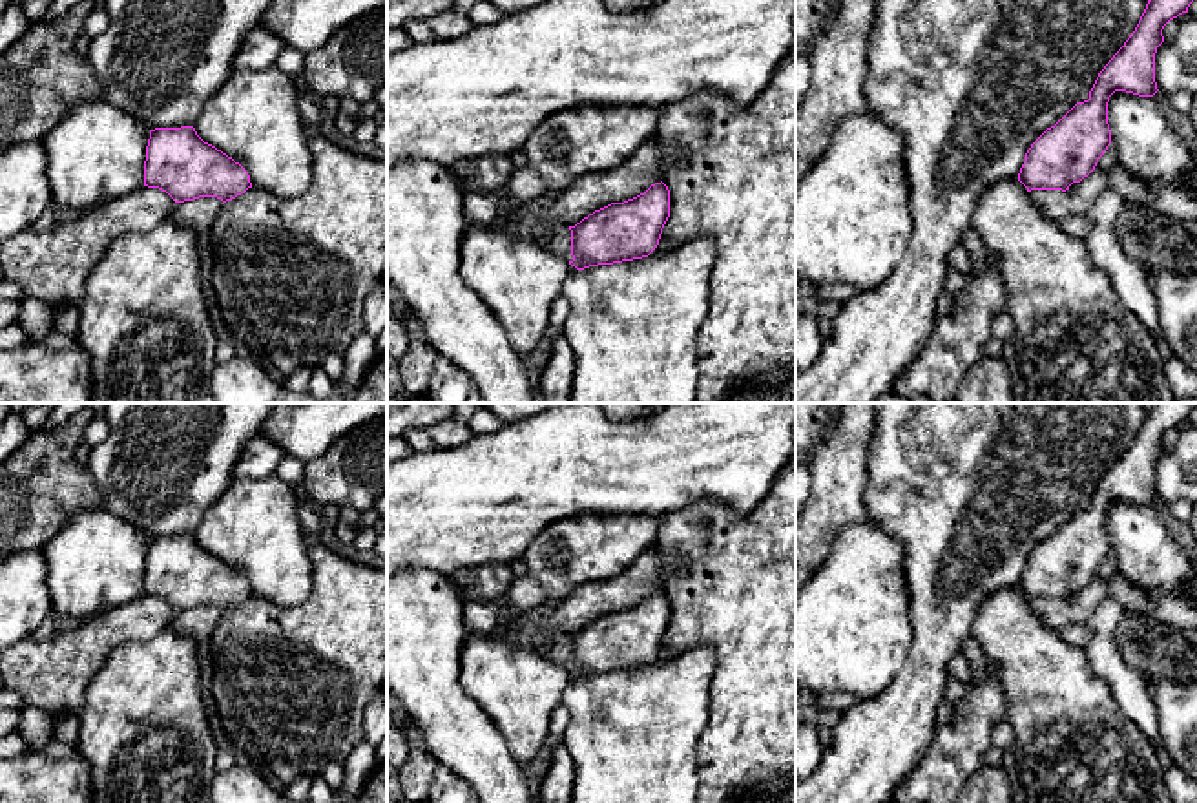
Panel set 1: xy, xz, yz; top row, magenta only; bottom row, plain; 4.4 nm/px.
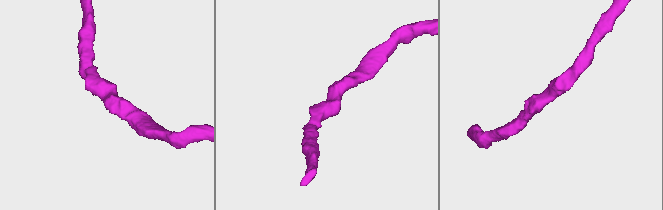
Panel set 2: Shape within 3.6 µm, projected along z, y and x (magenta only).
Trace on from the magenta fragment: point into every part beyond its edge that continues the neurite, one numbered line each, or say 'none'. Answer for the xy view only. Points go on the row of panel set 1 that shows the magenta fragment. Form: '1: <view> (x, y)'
none

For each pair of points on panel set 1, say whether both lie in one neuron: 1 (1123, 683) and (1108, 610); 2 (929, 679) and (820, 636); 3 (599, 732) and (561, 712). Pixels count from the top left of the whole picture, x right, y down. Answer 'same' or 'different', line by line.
1: same
2: different
3: different

